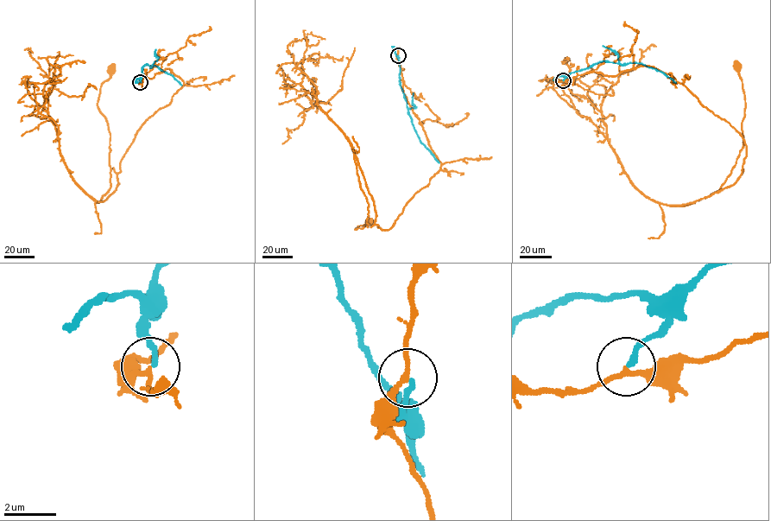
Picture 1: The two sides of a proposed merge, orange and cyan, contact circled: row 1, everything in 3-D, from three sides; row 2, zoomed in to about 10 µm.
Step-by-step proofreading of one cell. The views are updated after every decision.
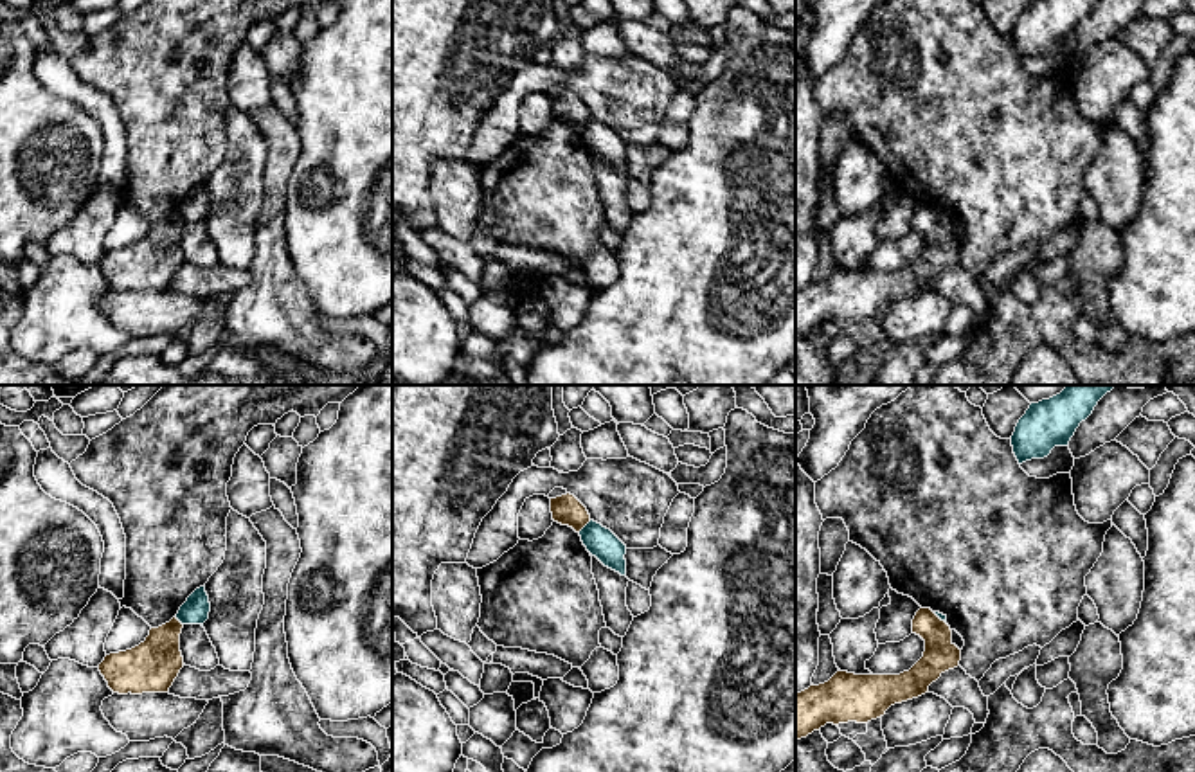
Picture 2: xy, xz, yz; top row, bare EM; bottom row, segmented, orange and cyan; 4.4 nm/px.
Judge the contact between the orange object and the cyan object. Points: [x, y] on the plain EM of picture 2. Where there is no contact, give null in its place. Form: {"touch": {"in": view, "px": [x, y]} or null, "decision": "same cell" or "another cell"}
{"touch": {"in": "xz", "px": [584, 123]}, "decision": "another cell"}

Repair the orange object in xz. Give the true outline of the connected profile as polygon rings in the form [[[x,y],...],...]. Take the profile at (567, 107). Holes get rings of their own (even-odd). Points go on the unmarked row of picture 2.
[[[571,90],[551,95],[553,117],[580,130],[589,119],[587,104]]]

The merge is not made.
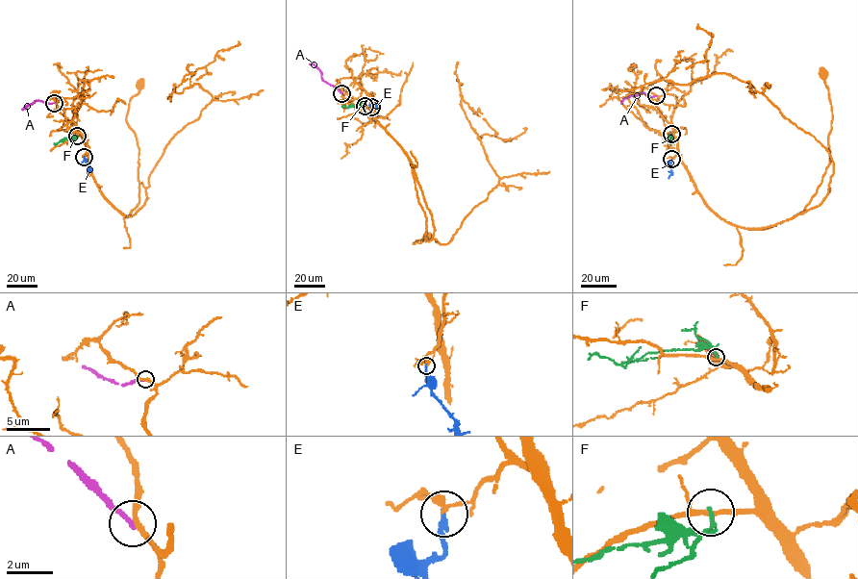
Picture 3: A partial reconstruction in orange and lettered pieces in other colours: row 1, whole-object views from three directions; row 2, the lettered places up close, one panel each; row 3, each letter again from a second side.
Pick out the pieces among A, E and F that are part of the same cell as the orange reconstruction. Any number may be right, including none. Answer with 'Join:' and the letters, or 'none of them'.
Join: none of them

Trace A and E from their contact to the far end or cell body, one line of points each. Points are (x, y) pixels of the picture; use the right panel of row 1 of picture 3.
A: (656, 95), (642, 92), (625, 98), (621, 103)
E: (671, 159), (668, 178)

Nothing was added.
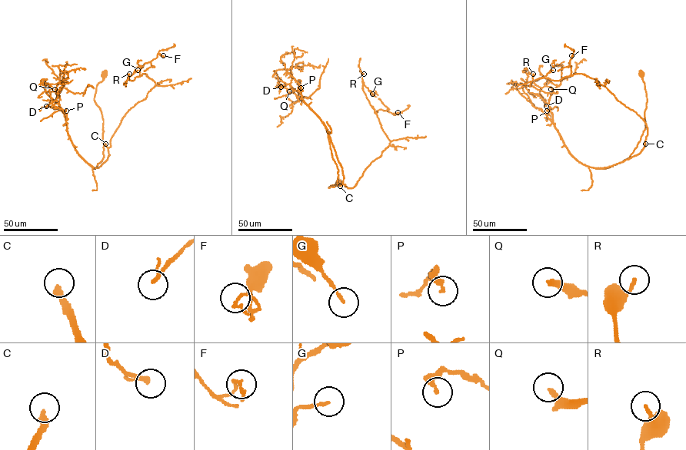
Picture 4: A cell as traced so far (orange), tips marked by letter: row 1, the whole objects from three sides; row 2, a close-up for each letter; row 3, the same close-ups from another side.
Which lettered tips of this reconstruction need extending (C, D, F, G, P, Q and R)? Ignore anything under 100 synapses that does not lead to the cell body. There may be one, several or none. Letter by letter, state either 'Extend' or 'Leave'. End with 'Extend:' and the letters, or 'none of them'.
C: Extend
D: Leave
F: Leave
G: Leave
P: Leave
Q: Leave
R: Leave
Extend: C

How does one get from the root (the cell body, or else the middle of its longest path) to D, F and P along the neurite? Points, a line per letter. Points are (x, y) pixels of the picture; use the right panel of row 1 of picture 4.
D: (640, 74), (647, 95), (645, 129), (631, 156), (607, 167), (587, 167), (571, 154), (544, 99), (546, 106)
F: (640, 74), (641, 140), (626, 159), (594, 168), (637, 155), (647, 127), (597, 81), (571, 74), (571, 55)
P: (640, 74), (647, 95), (645, 129), (631, 156), (607, 167), (594, 168), (578, 161), (547, 110)

